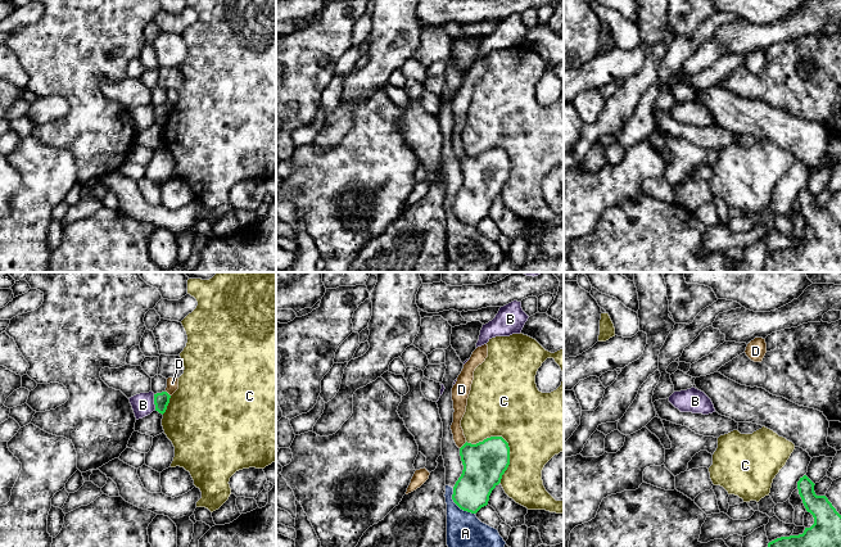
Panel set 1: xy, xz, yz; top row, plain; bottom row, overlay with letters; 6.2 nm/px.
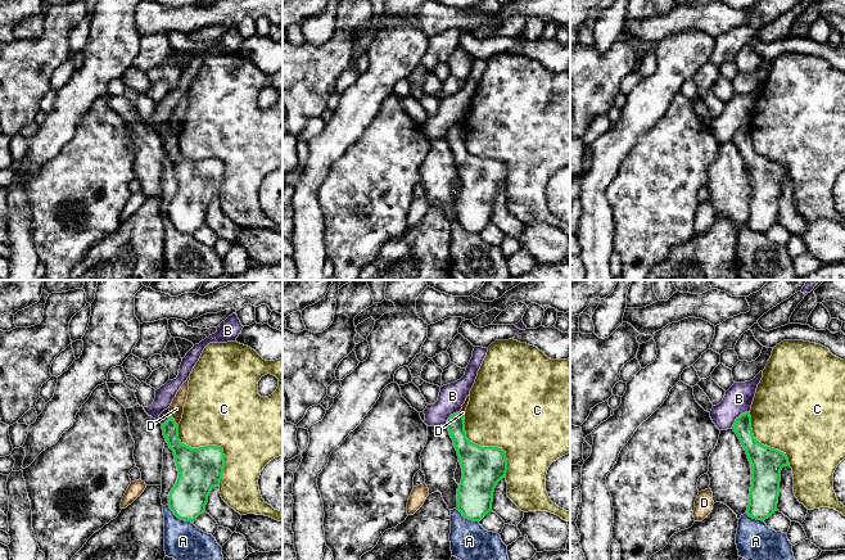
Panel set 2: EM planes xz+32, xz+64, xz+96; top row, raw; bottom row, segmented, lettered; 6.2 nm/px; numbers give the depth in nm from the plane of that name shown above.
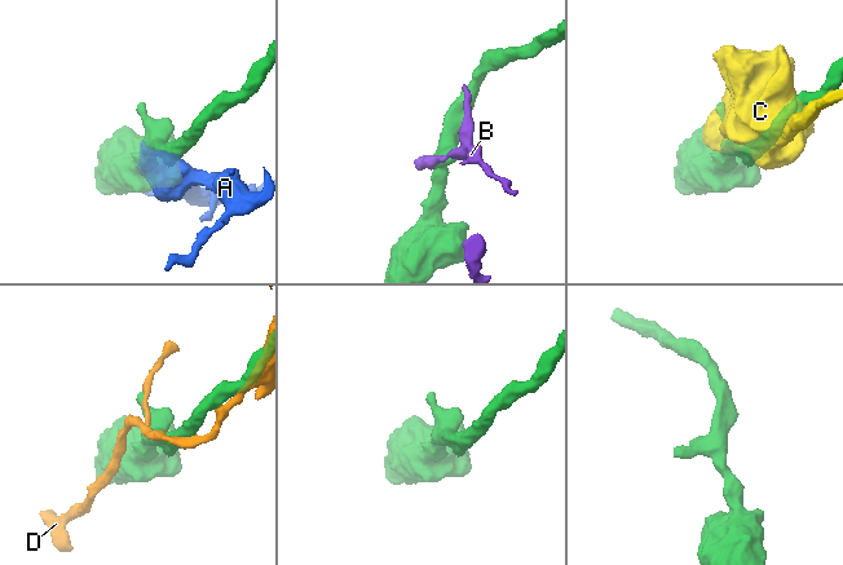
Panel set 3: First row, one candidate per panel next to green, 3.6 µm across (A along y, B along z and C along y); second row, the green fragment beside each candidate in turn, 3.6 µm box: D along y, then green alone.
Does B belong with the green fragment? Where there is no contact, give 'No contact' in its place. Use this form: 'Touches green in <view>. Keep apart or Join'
Touches green in xy. Keep apart

